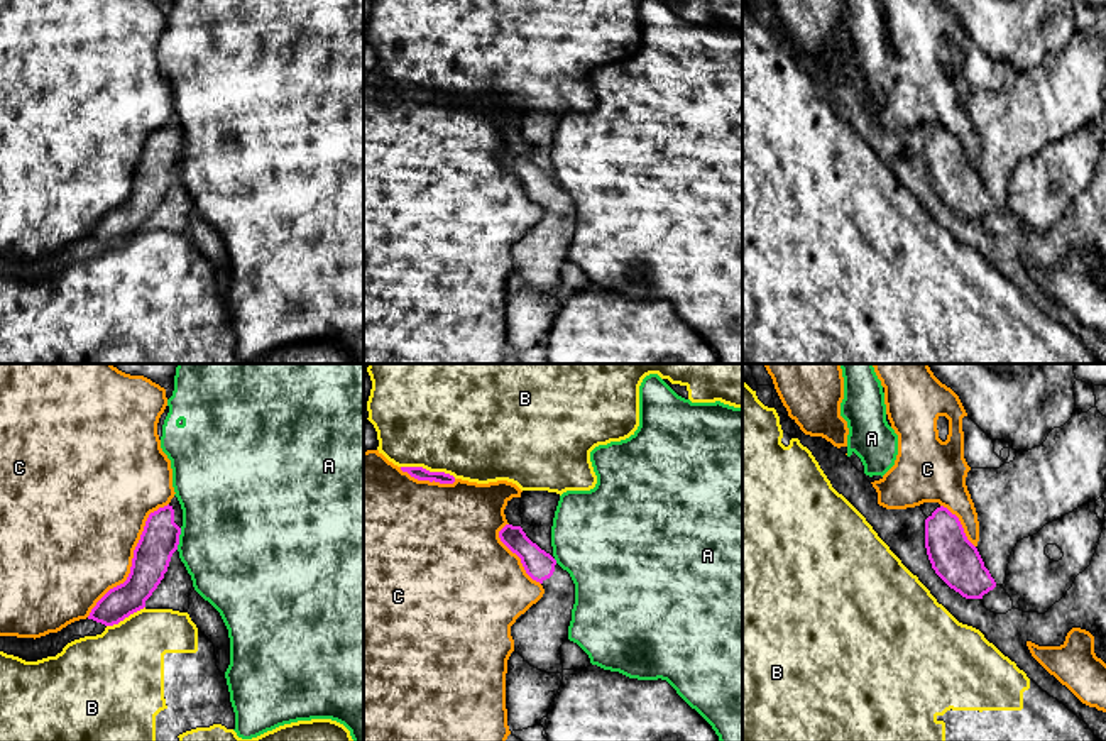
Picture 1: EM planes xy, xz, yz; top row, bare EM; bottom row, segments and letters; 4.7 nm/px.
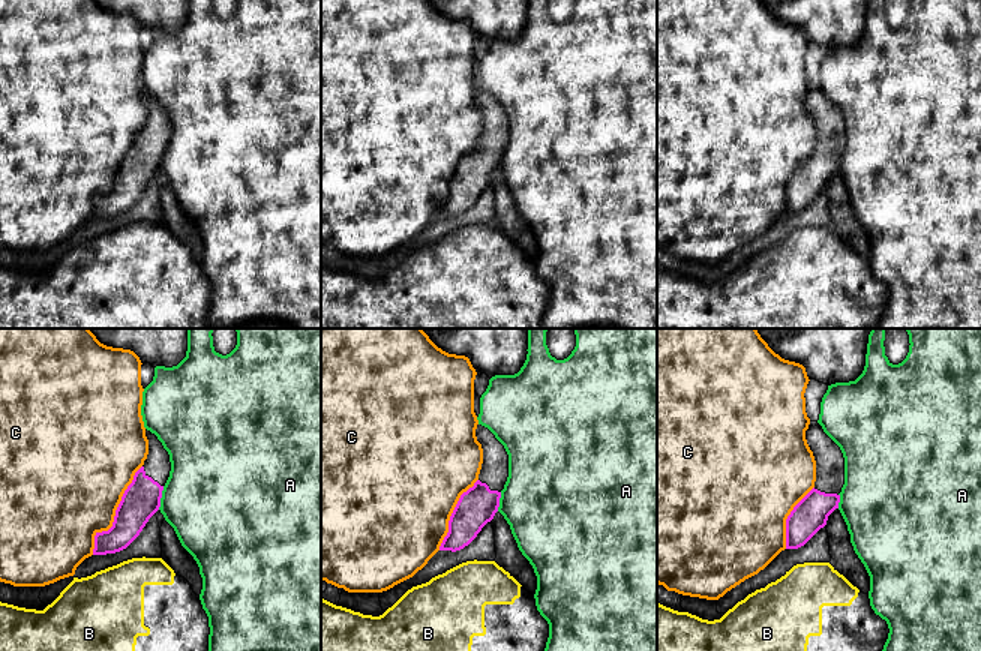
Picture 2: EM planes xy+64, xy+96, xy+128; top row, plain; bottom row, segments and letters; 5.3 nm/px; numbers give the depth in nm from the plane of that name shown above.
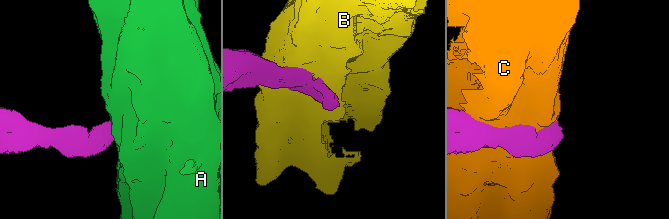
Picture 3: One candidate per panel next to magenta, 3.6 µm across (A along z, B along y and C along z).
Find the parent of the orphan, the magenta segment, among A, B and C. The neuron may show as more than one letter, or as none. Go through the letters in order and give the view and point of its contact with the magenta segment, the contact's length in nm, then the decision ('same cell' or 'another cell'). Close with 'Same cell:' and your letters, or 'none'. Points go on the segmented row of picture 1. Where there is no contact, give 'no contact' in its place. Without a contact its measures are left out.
A: xy (178, 538) | 110 nm | another cell
B: xz (428, 471) | 280 nm | another cell
C: xy (132, 559) | 650 nm | another cell
Same cell: none

